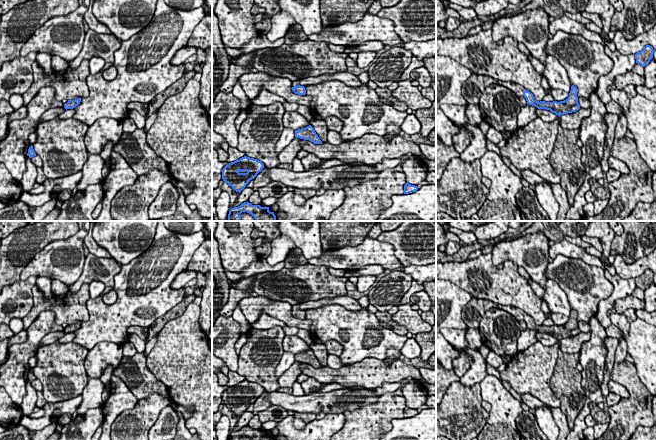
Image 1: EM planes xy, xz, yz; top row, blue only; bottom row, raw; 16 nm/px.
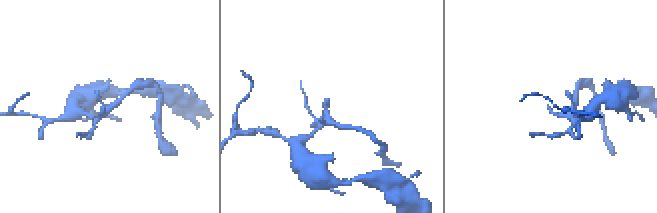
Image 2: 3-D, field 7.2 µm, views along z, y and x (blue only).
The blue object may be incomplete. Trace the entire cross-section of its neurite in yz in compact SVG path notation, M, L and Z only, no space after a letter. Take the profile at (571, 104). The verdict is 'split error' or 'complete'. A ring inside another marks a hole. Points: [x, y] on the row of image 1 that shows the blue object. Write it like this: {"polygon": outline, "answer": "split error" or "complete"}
{"polygon": "M496 81L496 84L507 87L512 92L515 93L517 97L524 96L526 98L527 104L537 107L538 109L546 109L550 110L552 113L555 113L559 117L564 114L576 112L580 109L580 105L578 103L577 92L578 89L576 86L571 86L571 91L569 96L564 101L553 101L553 102L545 102L545 101L536 101L534 96L528 90L523 90L523 87L519 84L512 83L512 82L503 82L503 81Z", "answer": "split error"}

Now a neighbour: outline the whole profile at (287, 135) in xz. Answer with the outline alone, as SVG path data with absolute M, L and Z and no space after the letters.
M284 128L276 145L275 145L275 153L278 154L290 144L290 142L295 138L295 130L290 128Z

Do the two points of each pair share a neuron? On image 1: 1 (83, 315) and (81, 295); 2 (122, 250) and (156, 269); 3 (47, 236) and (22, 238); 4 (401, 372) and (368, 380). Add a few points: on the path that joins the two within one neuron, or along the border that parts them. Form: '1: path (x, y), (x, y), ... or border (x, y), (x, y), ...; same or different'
1: path (81, 310), (81, 300); same
2: border (145, 250), (128, 263), (121, 265); different
3: path (41, 236), (28, 238); same
4: path (393, 372), (376, 372); same

